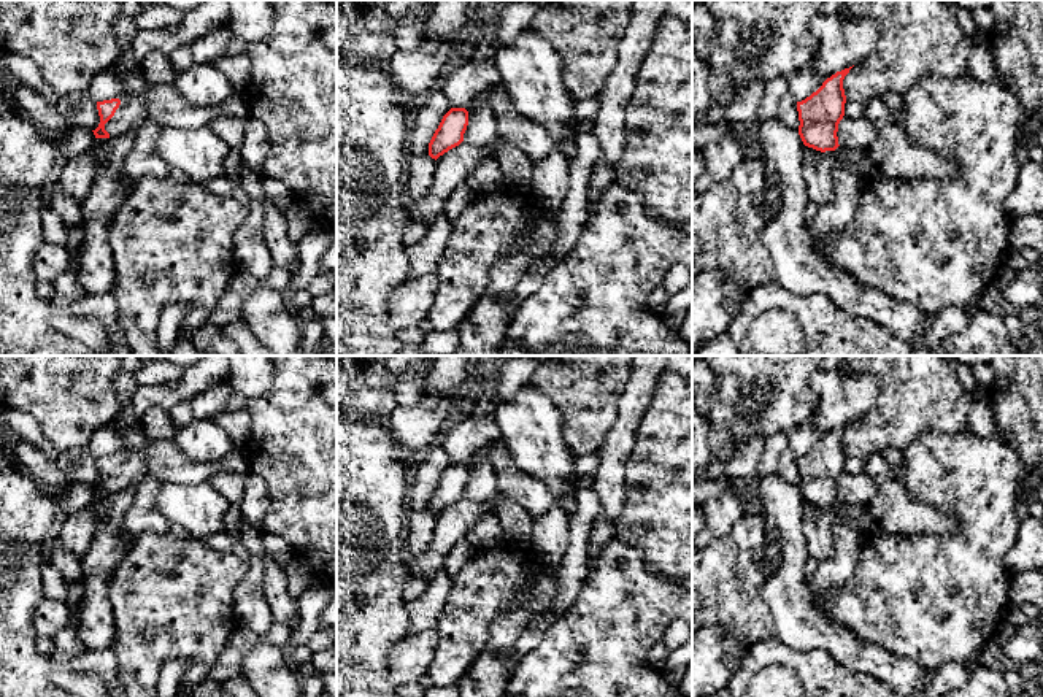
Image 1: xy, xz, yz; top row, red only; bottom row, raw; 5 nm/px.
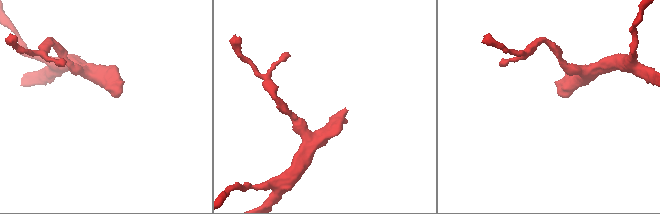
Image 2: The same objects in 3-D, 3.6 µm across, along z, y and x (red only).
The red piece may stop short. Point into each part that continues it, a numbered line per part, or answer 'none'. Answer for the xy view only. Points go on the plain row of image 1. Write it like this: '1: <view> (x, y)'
1: xy (130, 470)

